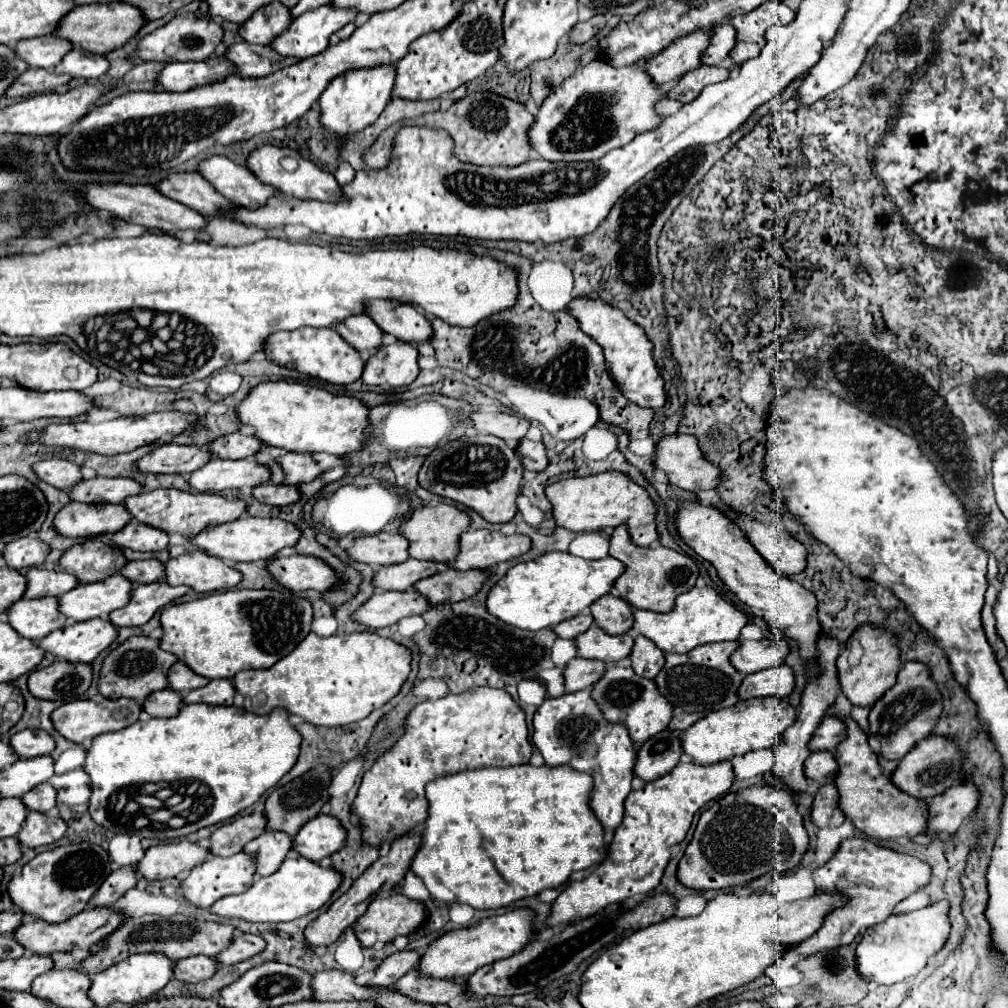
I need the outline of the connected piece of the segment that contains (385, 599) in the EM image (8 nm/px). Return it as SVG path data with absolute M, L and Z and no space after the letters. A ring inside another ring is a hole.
M412 589L384 591L384 593L372 595L368 603L364 603L352 617L358 623L368 625L370 629L380 629L380 627L390 627L404 617L422 615L430 607L432 605L428 603L428 599Z

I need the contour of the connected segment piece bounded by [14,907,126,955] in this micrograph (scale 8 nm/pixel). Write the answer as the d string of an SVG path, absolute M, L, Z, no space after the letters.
M92 907L92 909L78 913L76 917L70 917L68 921L56 923L56 925L48 925L46 921L36 921L34 917L26 917L24 923L16 929L14 937L18 939L18 943L22 943L28 951L32 951L36 955L52 955L56 951L88 949L90 945L106 939L112 931L116 931L118 925L124 923L124 919L126 919L126 915L122 915L120 911L116 911L112 907Z

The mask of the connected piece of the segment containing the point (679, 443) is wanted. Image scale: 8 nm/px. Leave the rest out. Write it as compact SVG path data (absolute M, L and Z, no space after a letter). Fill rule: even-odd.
M666 435L658 443L656 465L666 473L668 481L686 491L716 489L722 473L702 453L692 435Z

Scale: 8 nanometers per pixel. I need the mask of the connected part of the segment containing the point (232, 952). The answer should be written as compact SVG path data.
M238 933L232 941L230 947L224 949L224 953L220 953L216 959L224 965L236 965L240 961L246 961L250 957L254 957L256 953L260 953L266 947L266 941L260 935L252 935L252 933Z

